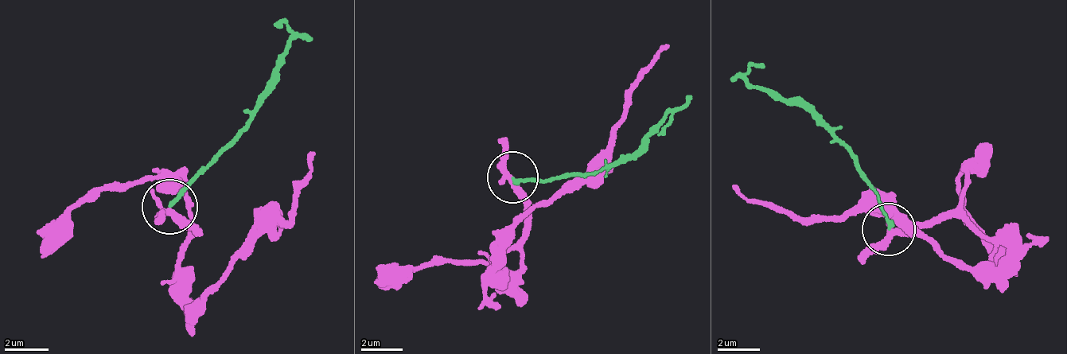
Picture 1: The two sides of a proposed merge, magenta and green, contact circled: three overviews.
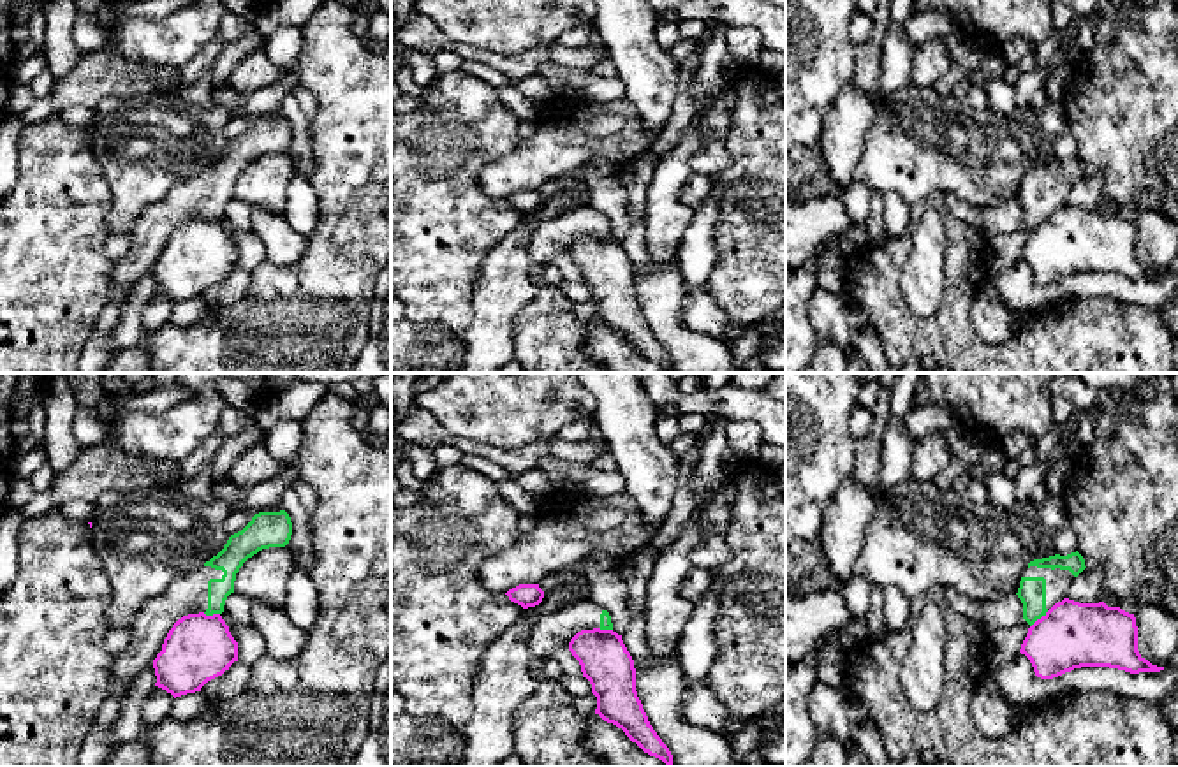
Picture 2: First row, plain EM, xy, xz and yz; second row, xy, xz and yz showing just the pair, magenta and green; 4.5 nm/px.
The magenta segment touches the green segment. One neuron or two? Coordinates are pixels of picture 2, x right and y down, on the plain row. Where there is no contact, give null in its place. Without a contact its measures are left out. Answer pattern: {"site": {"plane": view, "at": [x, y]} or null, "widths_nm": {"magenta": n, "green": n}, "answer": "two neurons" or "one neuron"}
{"site": {"plane": "yz", "at": [1041, 224]}, "widths_nm": {"magenta": 300, "green": 130}, "answer": "two neurons"}

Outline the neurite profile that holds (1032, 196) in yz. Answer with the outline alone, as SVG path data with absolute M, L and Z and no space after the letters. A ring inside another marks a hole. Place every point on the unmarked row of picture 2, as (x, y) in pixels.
M1078 157L1028 169L1016 199L1023 209L1023 225L1011 234L986 239L986 274L1005 271L1020 260L1028 234L1055 209L1067 204L1069 192L1085 174L1085 165Z

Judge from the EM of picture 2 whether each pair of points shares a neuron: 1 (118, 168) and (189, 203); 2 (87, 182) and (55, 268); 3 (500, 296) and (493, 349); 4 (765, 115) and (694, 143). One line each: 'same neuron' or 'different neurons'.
1: different neurons
2: same neuron
3: same neuron
4: different neurons

